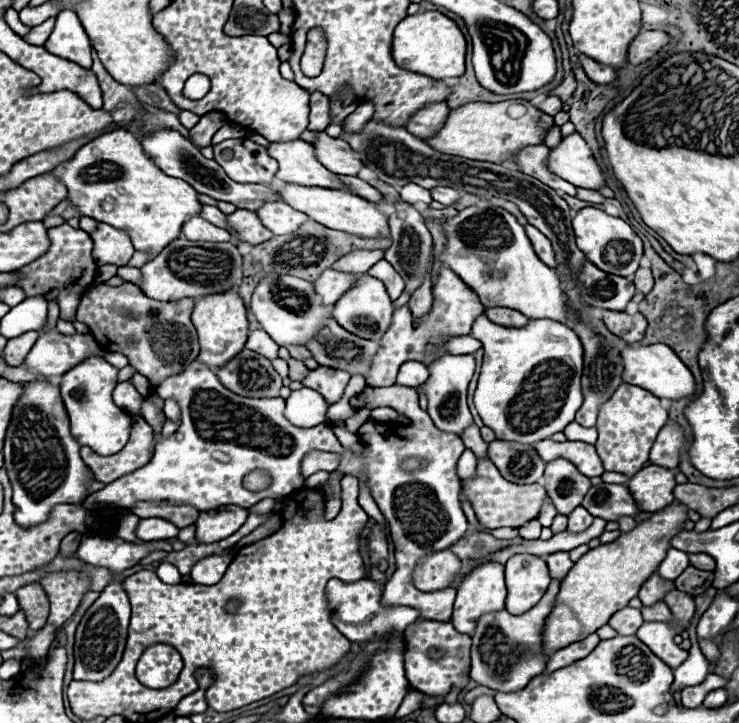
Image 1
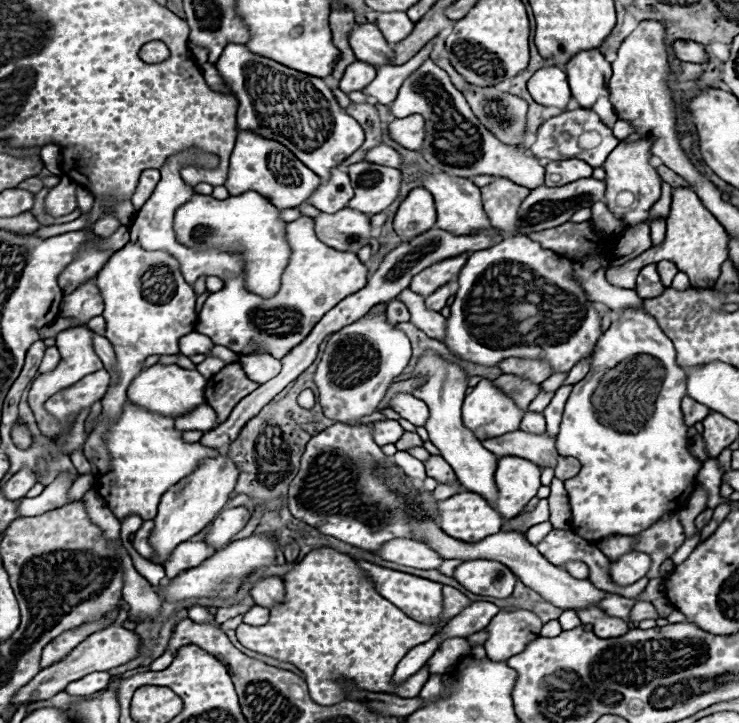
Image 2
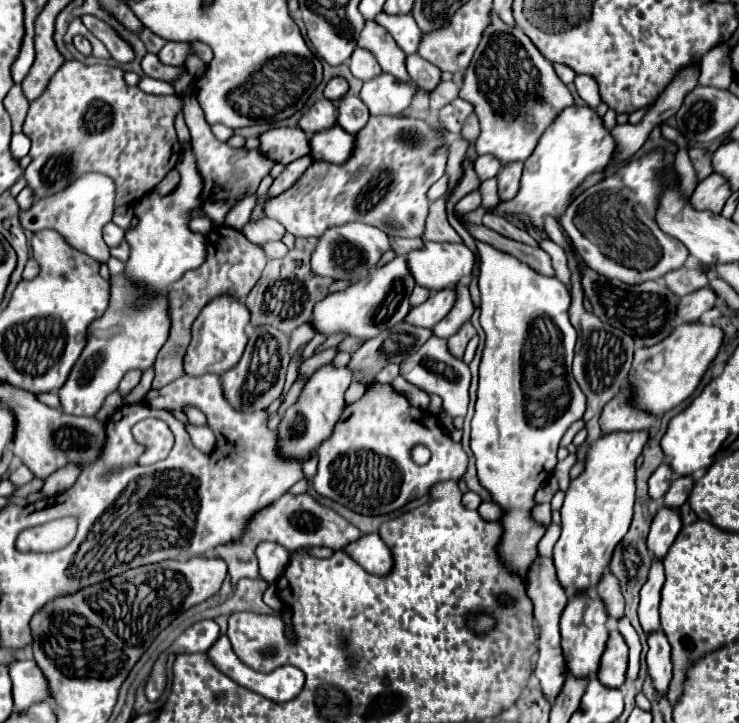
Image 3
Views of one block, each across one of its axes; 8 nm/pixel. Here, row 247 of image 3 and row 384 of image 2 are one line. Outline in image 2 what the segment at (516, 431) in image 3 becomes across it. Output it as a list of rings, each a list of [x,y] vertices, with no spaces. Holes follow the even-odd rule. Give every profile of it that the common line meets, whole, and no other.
[[[480,380],[462,404],[462,424],[478,438],[514,432],[526,410],[520,410],[492,380]]]

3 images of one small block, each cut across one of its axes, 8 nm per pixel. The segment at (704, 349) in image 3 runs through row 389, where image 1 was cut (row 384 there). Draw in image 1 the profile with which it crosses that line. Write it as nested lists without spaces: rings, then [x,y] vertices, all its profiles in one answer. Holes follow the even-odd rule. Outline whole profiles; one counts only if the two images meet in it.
[[[652,344],[652,346],[640,346],[640,348],[626,348],[622,352],[624,360],[624,380],[628,384],[640,386],[654,394],[656,398],[668,398],[668,400],[680,400],[686,396],[692,396],[696,392],[696,382],[688,366],[676,356],[676,352],[666,344]]]

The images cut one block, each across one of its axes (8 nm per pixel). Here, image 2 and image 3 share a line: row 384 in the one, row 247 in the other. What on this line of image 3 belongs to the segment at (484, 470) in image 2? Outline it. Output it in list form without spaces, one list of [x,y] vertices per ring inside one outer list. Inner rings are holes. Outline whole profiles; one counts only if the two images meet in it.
[[[424,242],[420,250],[408,254],[408,266],[416,284],[430,290],[442,290],[464,282],[472,272],[472,264],[474,254],[464,242]]]

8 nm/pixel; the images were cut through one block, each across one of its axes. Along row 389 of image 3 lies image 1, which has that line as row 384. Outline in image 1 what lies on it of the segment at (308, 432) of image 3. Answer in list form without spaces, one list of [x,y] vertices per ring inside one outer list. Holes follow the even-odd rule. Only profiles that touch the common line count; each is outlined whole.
[[[316,368],[316,370],[310,370],[310,374],[304,378],[304,386],[306,388],[312,388],[316,392],[320,392],[328,404],[334,404],[342,398],[344,394],[344,388],[350,380],[350,374],[344,372],[344,370],[334,370],[334,368]]]

